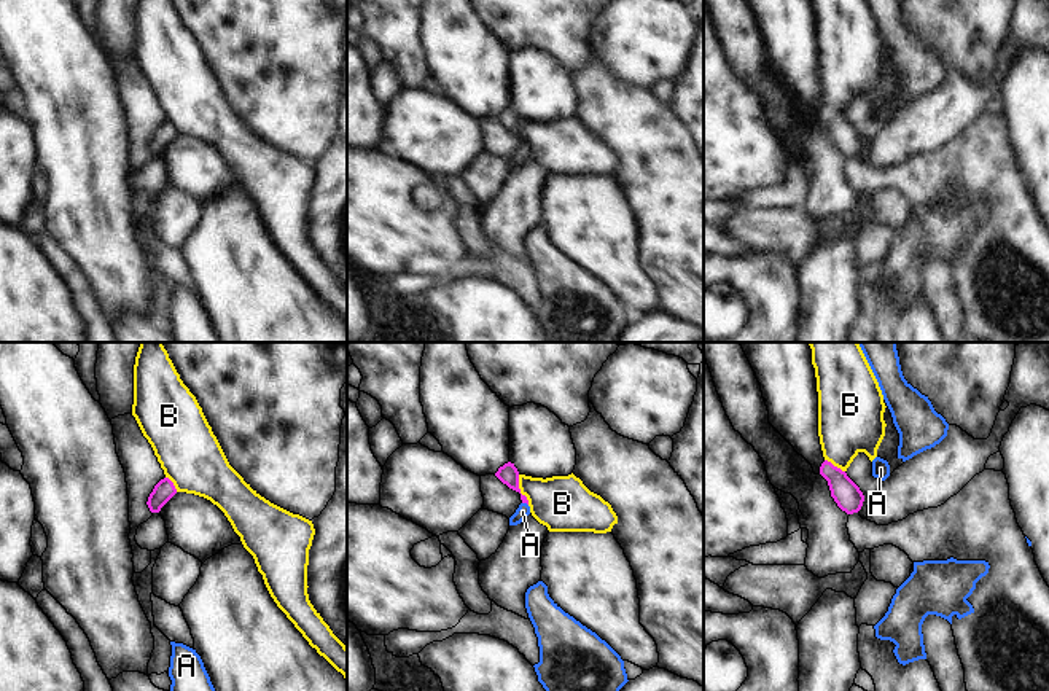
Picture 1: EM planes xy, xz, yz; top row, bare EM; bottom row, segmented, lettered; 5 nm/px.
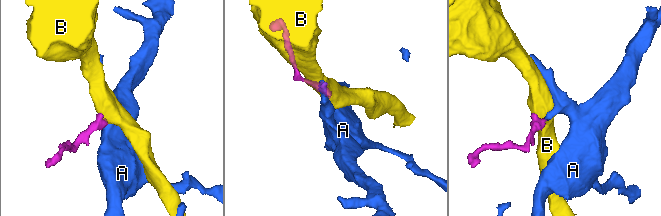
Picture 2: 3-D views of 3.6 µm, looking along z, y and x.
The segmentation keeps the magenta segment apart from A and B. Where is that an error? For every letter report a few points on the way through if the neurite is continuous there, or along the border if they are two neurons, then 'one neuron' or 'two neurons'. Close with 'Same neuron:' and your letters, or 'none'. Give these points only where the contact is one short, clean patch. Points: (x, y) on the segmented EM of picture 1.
A: way xz (508, 473), (526, 502), (522, 511); one neuron
B: border xz (518, 475), (518, 487), (529, 503); two neurons
Same neuron: A

